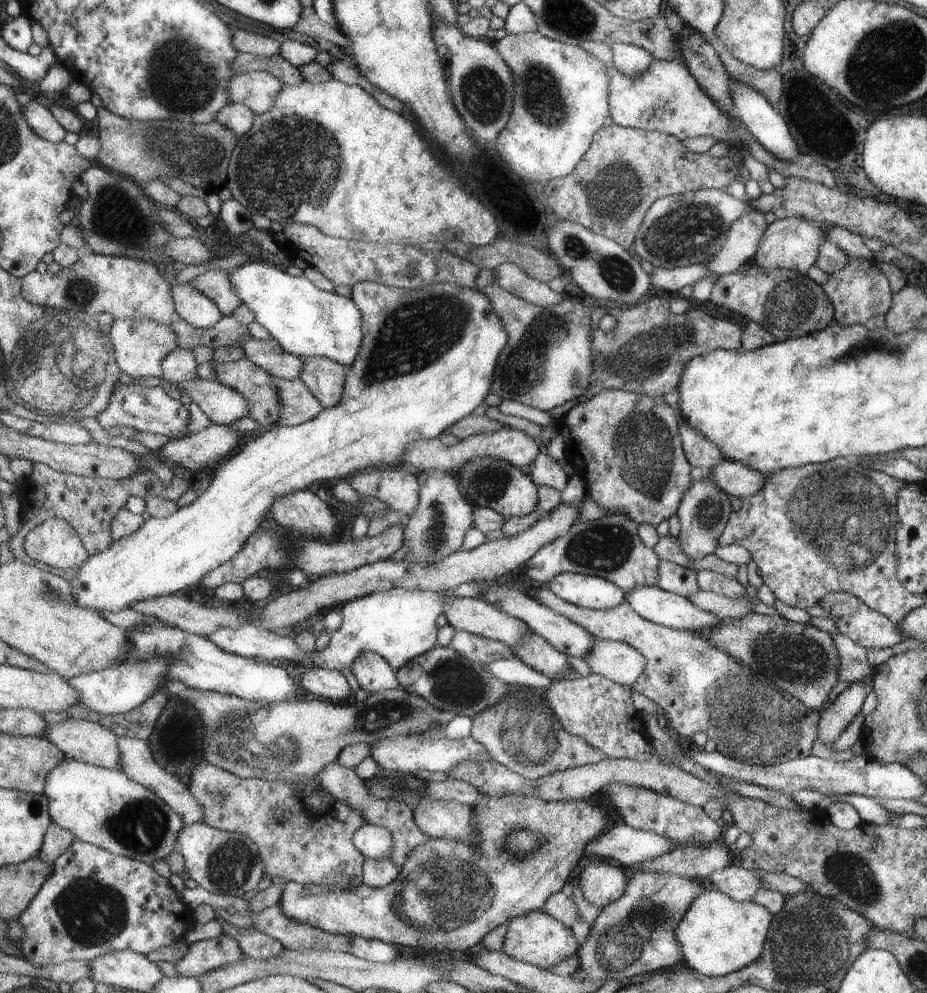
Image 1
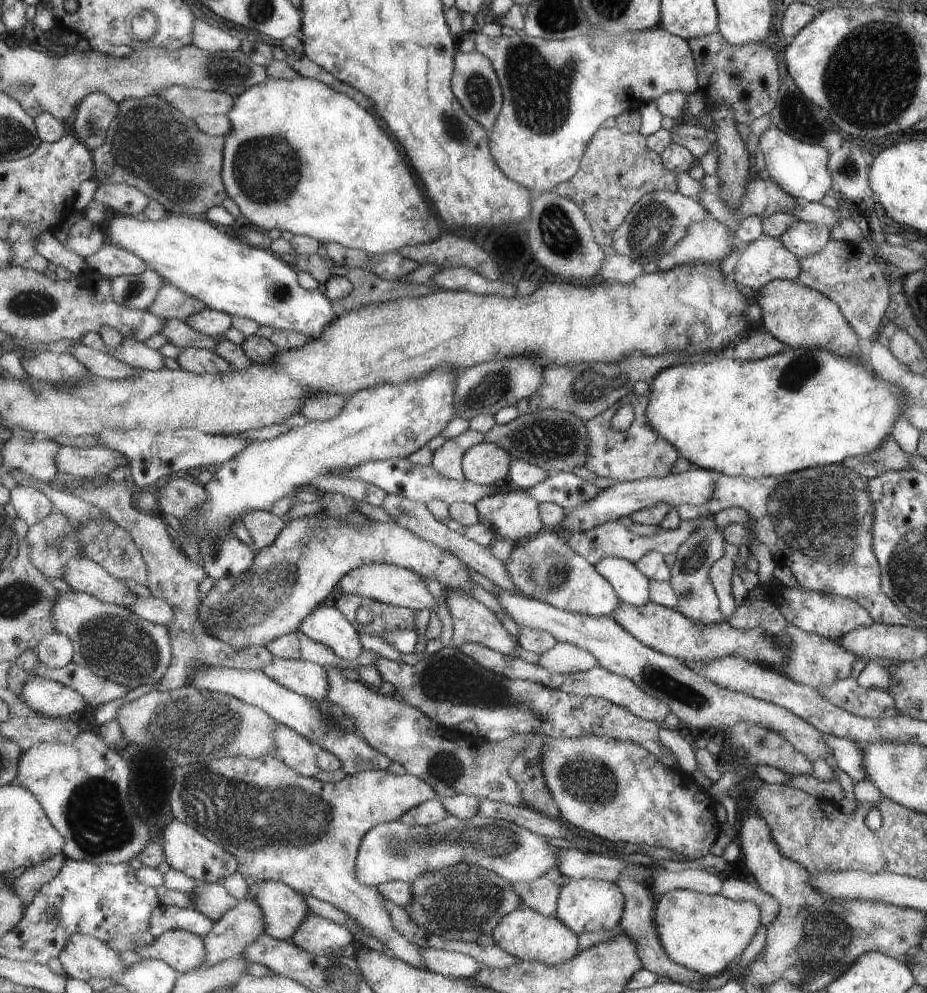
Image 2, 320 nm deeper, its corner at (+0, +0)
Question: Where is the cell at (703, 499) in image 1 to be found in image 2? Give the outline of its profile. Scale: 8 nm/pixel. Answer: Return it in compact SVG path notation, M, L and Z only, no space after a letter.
M712 516L705 517L700 521L700 526L679 545L675 561L670 568L668 582L677 594L677 604L673 610L703 627L717 625L725 620L715 588L708 577L708 570L713 562L724 556L724 541L723 532L715 526Z

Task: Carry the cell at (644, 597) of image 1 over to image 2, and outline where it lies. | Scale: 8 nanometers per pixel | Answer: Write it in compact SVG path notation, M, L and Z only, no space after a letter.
M601 557L593 566L611 583L623 603L641 606L648 601L649 581L637 567L621 557Z

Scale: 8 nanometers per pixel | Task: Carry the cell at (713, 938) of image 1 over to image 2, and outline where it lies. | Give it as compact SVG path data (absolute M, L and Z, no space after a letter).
M673 889L655 902L653 920L661 948L671 962L701 976L713 977L734 964L747 946L760 924L760 909L754 902Z

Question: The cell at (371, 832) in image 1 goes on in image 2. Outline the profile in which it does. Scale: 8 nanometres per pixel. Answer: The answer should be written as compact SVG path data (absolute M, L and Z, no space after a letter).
M479 812L467 820L448 814L443 820L425 826L410 825L399 820L381 823L365 835L358 853L356 875L364 885L375 888L391 881L405 881L413 884L420 877L439 873L442 869L449 869L466 862L468 865L477 865L494 872L512 884L515 881L532 881L536 877L541 877L552 866L557 866L558 850L547 844L545 837L541 835L533 834L507 821L487 818Z

